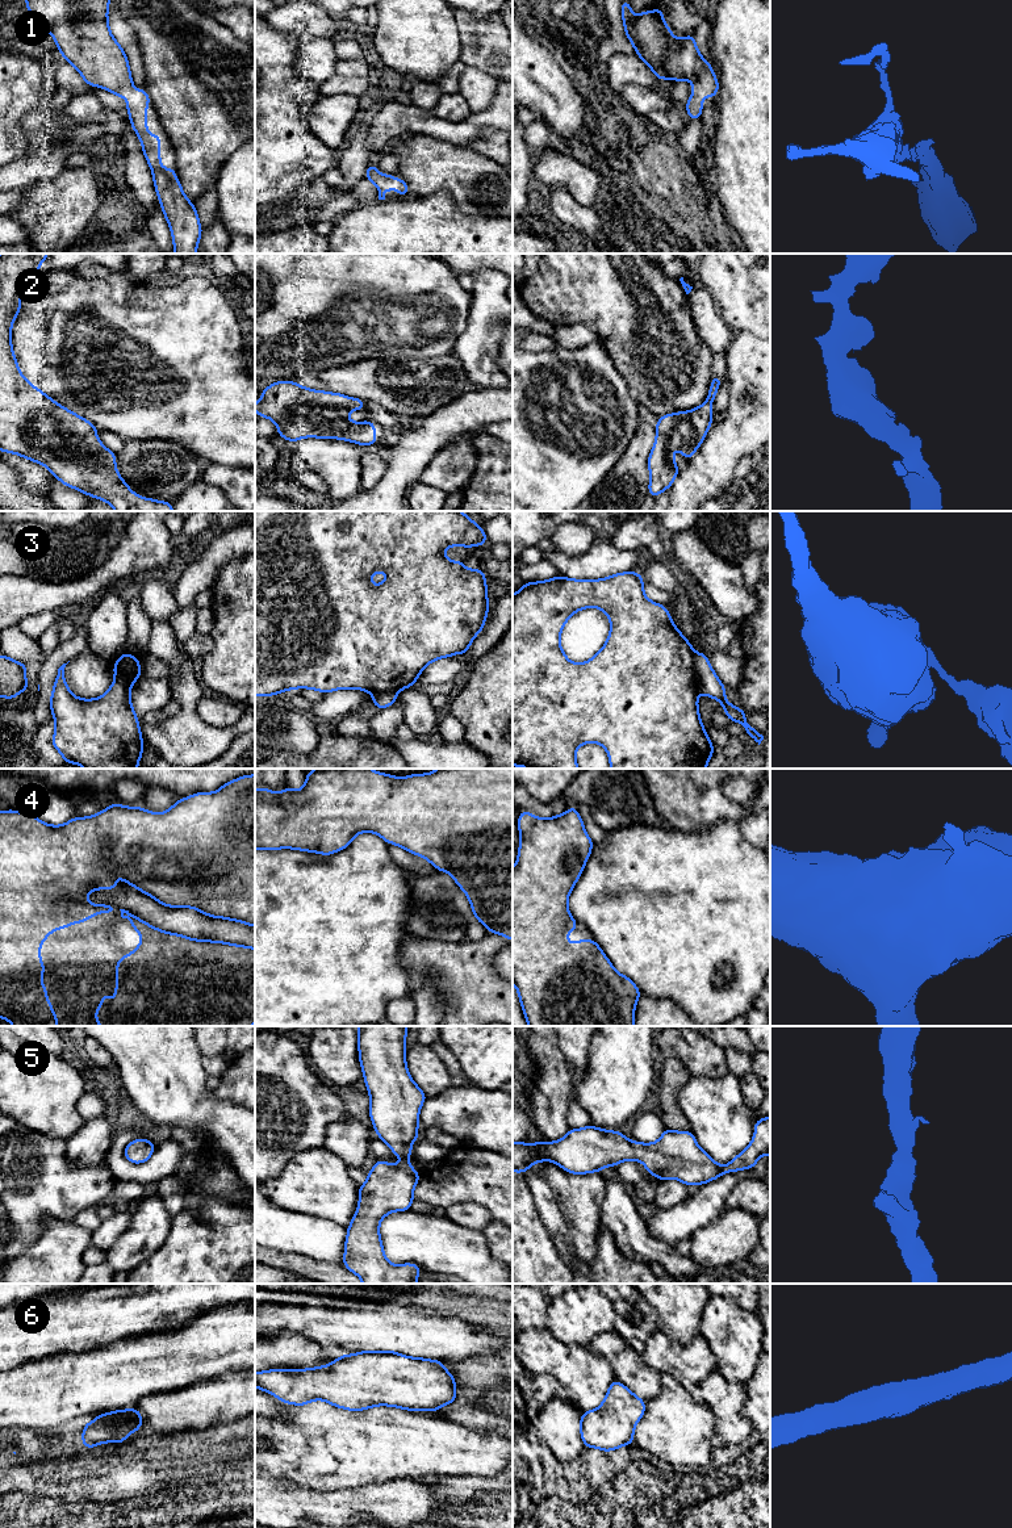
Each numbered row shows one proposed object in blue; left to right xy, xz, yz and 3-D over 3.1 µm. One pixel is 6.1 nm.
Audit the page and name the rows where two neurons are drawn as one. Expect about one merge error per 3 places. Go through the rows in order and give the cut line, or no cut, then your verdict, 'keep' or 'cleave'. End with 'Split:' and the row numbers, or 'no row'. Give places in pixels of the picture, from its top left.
1: no cut | keep
2: no cut | keep
3: yz (694, 653), (694, 678), (698, 690) | cleave
4: no cut | keep
5: no cut | keep
6: xy (109, 1428), (130, 1427), (134, 1431) | cleave
Split: 3, 6

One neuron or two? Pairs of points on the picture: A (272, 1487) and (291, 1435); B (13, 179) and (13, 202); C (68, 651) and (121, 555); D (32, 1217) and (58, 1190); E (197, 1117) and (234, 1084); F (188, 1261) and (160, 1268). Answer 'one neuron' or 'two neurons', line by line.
A: two neurons
B: two neurons
C: two neurons
D: one neuron
E: two neurons
F: one neuron

